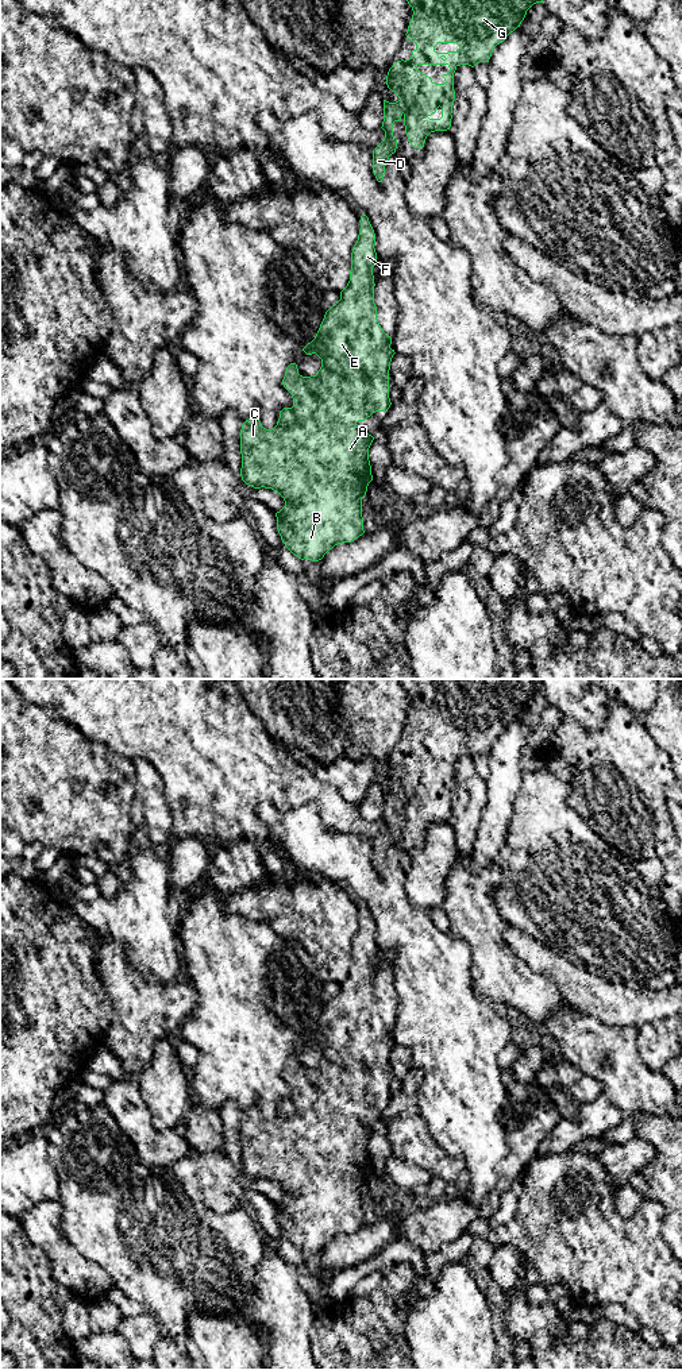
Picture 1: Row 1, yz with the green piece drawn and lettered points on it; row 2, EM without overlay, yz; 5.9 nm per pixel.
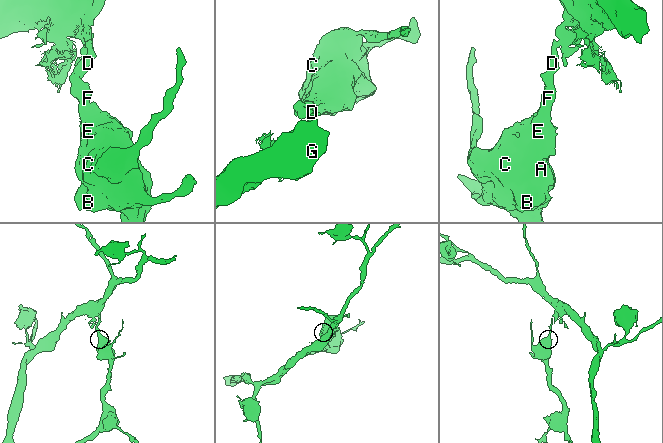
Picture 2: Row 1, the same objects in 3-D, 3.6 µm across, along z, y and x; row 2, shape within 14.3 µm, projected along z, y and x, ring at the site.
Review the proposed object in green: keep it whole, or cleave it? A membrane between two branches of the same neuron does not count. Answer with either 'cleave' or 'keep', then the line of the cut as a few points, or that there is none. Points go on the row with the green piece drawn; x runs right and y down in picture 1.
keep; cut none

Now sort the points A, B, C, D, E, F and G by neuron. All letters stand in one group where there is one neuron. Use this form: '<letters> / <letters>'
A B C D E F G

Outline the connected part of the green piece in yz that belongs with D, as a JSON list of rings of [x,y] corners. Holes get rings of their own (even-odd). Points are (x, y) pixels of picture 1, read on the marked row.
[[[406,0],[413,15],[408,26],[406,38],[416,43],[409,59],[397,61],[388,72],[386,85],[398,96],[398,101],[384,100],[384,140],[373,150],[373,173],[382,182],[385,166],[396,153],[397,139],[393,136],[393,123],[404,120],[405,134],[415,148],[424,147],[431,132],[447,131],[451,127],[452,105],[455,100],[454,73],[458,66],[474,67],[479,62],[489,62],[494,47],[520,27],[527,11],[543,0]],[[438,43],[456,43],[456,51],[436,53]],[[417,65],[447,65],[450,72],[443,74],[444,84],[436,84],[423,74]]]

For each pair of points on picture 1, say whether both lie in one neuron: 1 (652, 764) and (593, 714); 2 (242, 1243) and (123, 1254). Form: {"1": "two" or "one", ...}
{"1": "two", "2": "one"}

